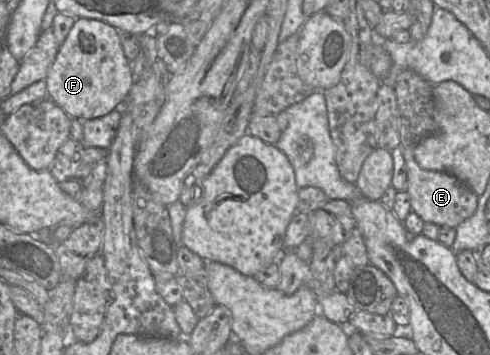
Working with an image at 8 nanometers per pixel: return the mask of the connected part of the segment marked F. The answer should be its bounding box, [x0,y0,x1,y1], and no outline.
[46,18,134,121]

